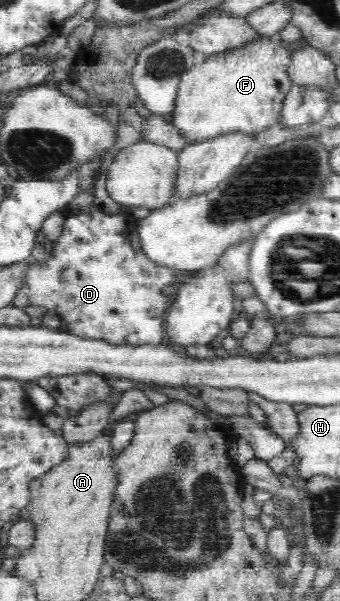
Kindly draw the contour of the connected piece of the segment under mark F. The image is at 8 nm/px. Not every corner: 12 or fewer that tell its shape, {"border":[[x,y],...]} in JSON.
{"border":[[280,39],[180,74],[173,127],[198,143],[279,123]]}

